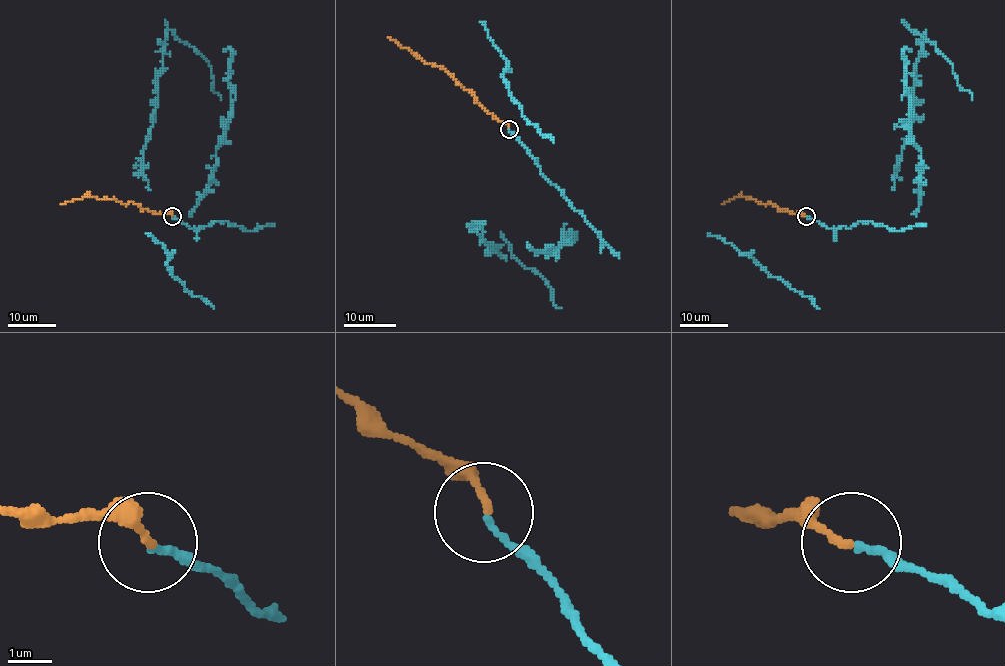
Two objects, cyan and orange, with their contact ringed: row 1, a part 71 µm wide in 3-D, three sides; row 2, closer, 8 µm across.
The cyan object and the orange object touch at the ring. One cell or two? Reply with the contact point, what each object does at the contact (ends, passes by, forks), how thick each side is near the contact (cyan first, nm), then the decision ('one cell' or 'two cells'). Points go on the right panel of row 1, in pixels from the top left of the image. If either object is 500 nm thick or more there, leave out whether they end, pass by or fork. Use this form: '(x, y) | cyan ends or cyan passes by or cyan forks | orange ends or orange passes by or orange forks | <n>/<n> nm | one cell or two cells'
(806, 216) | cyan ends | orange ends | 160/170 nm | one cell

